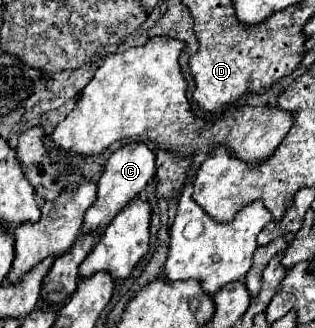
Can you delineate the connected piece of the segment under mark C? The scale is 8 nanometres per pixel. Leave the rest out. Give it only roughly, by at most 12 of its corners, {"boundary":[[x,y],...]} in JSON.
{"boundary":[[145,143],[117,149],[103,167],[81,233],[101,233],[151,183]]}

